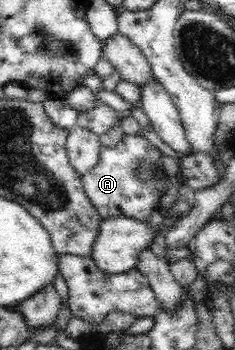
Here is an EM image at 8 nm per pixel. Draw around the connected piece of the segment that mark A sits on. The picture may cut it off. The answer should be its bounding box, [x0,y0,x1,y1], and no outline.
[81,135,161,222]

